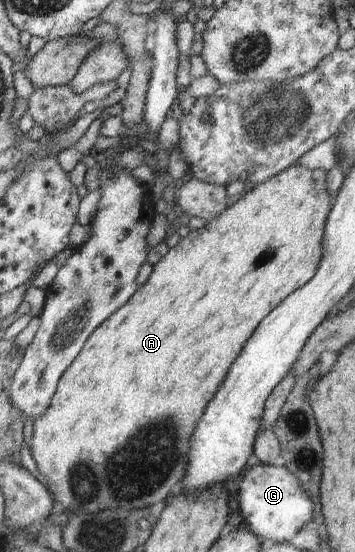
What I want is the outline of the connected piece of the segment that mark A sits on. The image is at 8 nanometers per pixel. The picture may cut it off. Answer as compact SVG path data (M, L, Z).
M294 163L264 183L253 186L220 215L209 219L205 226L191 230L187 236L181 237L174 248L170 248L157 264L152 265L153 270L147 282L137 289L129 302L120 306L91 333L81 352L61 376L47 412L34 420L30 449L38 469L48 482L47 490L51 492L57 510L71 510L73 515L94 513L103 509L121 509L127 512L145 506L149 508L171 494L171 488L179 484L185 476L187 452L189 452L191 434L195 432L195 424L203 416L209 400L222 385L241 349L269 312L285 300L286 296L305 286L315 276L321 260L324 226L332 204L332 196L326 187L326 171L308 169L299 163Z

